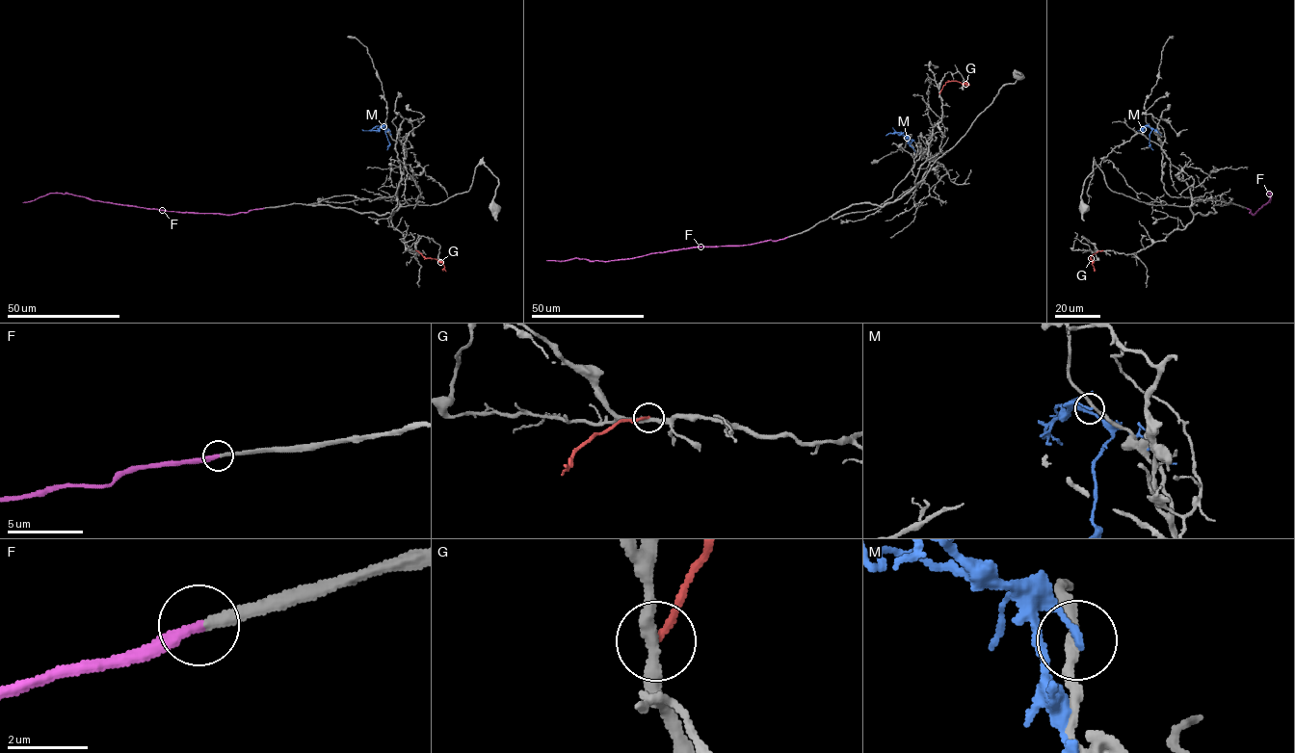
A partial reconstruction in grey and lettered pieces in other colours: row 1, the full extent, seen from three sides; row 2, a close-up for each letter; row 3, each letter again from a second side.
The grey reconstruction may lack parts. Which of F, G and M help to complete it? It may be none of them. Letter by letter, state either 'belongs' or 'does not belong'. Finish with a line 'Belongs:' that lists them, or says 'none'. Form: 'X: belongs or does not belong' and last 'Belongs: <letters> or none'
F: belongs
G: does not belong
M: does not belong
Belongs: F

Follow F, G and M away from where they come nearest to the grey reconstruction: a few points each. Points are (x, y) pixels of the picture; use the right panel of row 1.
F: (1246, 208), (1254, 214), (1269, 200), (1271, 194), (1267, 194), (1269, 202)
G: (1102, 250), (1090, 258), (1094, 271)
M: (1149, 126), (1151, 131), (1149, 145), (1153, 149)

